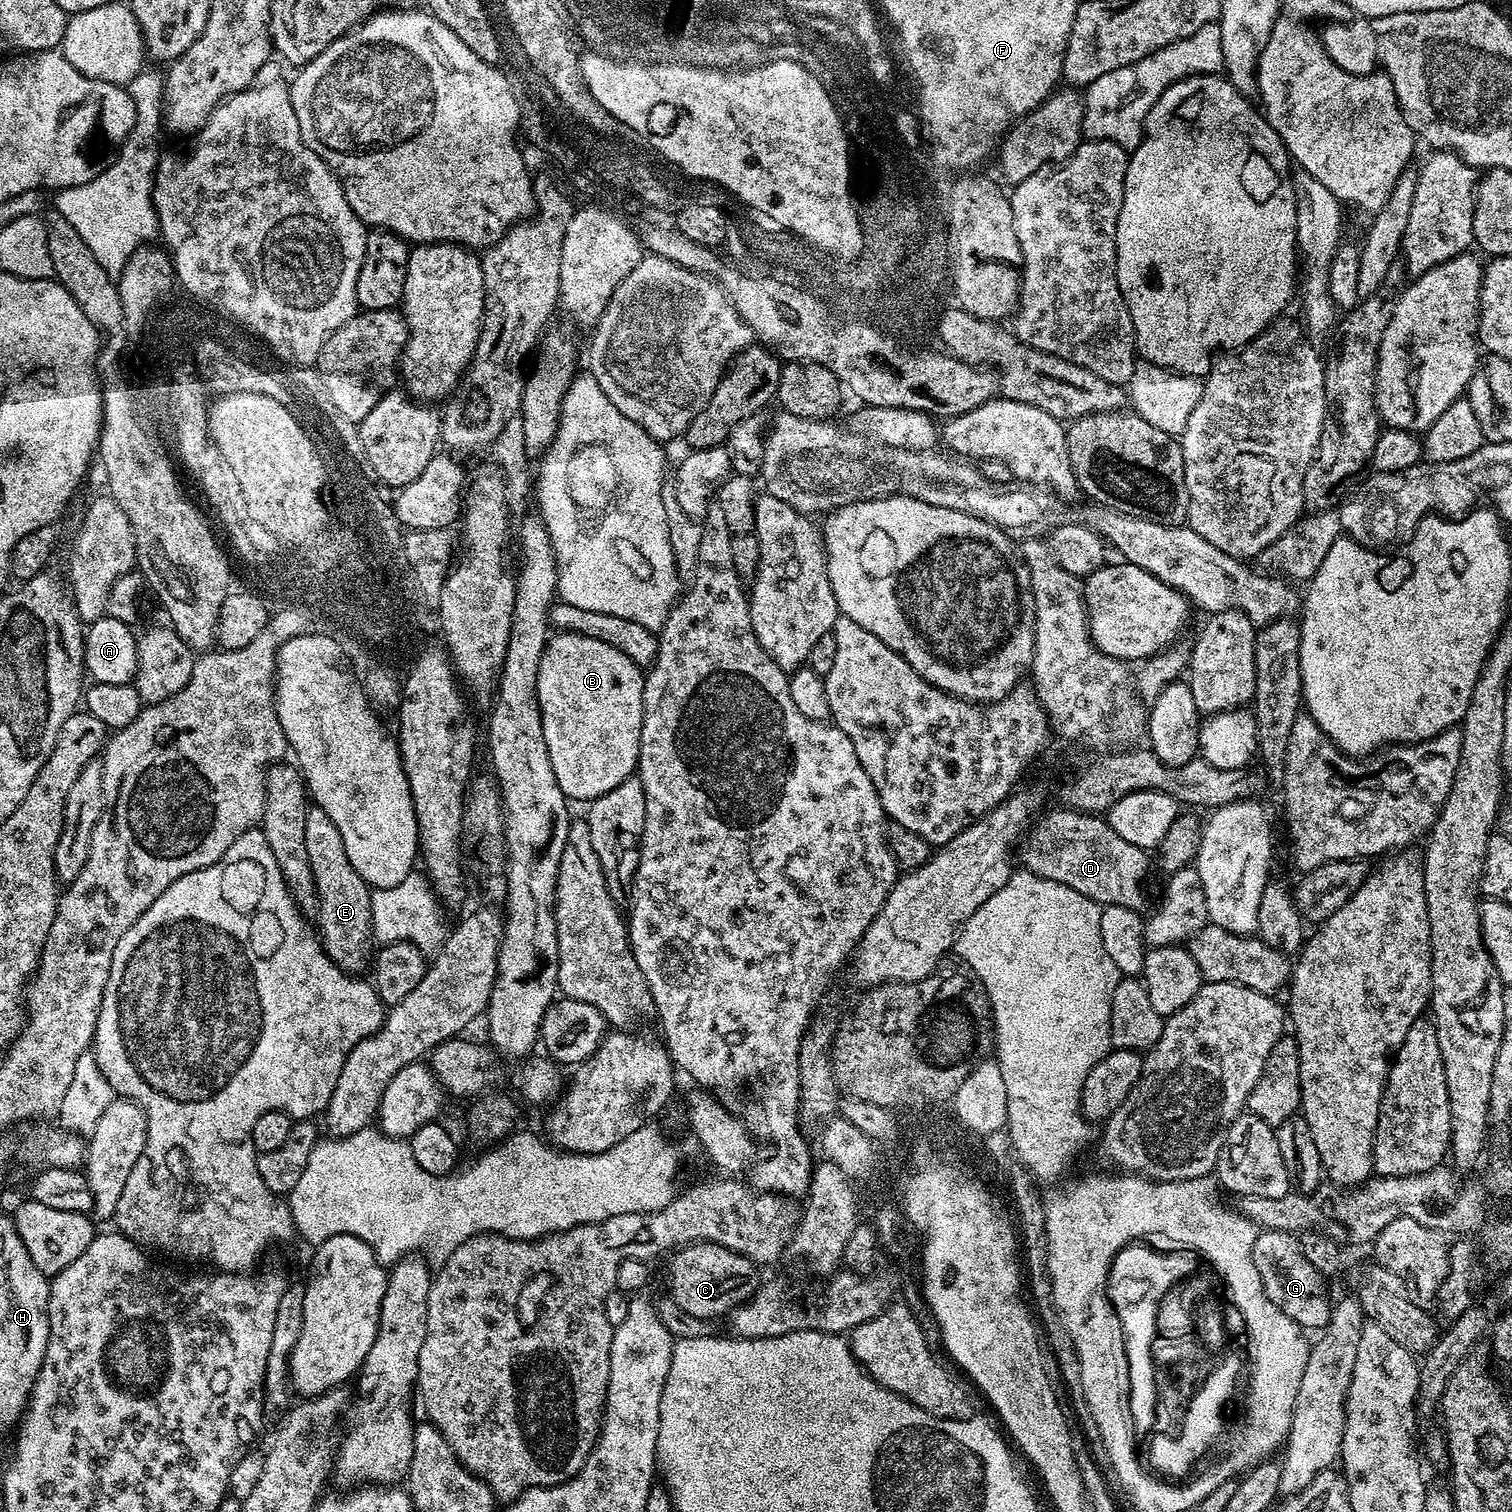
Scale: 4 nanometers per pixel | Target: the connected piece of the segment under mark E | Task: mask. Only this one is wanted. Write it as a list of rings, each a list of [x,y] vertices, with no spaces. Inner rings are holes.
[[[315,804],[309,805],[306,814],[305,825],[306,852],[310,857],[310,868],[314,873],[316,890],[317,911],[316,926],[318,936],[324,948],[324,952],[344,972],[349,974],[363,973],[363,969],[369,967],[374,947],[372,935],[372,896],[371,889],[361,875],[350,865],[346,855],[346,846],[343,845],[342,834],[338,826],[330,821],[330,816],[321,807]]]

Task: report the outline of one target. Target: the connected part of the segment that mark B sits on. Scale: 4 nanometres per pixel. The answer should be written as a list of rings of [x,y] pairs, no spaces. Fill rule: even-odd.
[[[562,632],[553,635],[538,666],[538,702],[542,718],[542,734],[554,766],[554,778],[569,801],[591,802],[602,794],[610,794],[614,786],[626,782],[637,771],[640,762],[640,739],[644,725],[645,673],[626,654],[586,638],[582,634]]]

